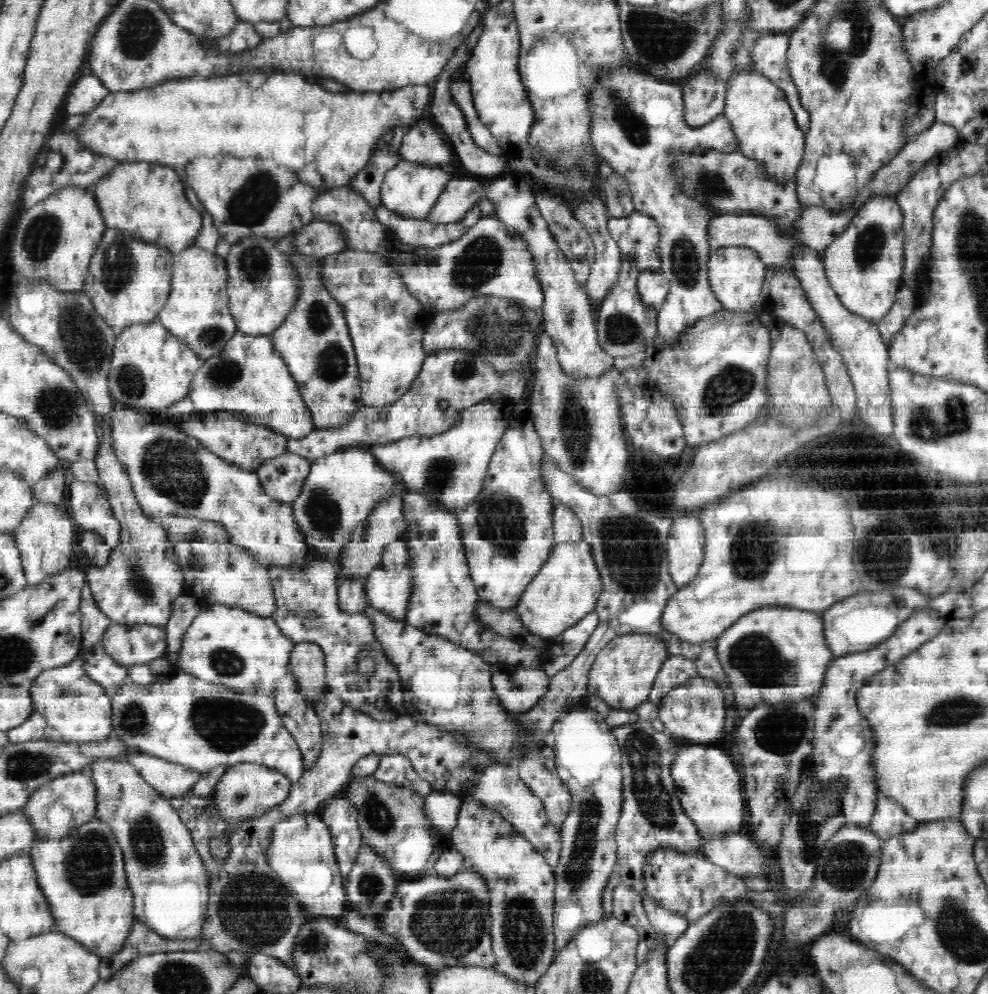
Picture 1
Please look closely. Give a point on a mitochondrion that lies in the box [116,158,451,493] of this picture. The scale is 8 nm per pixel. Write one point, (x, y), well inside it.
(257, 198)

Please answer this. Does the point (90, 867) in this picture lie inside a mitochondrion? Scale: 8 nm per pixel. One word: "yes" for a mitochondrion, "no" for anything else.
yes

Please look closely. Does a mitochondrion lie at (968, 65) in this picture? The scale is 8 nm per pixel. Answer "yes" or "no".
no

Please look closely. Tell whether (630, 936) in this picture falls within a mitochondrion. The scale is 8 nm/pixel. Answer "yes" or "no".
no

